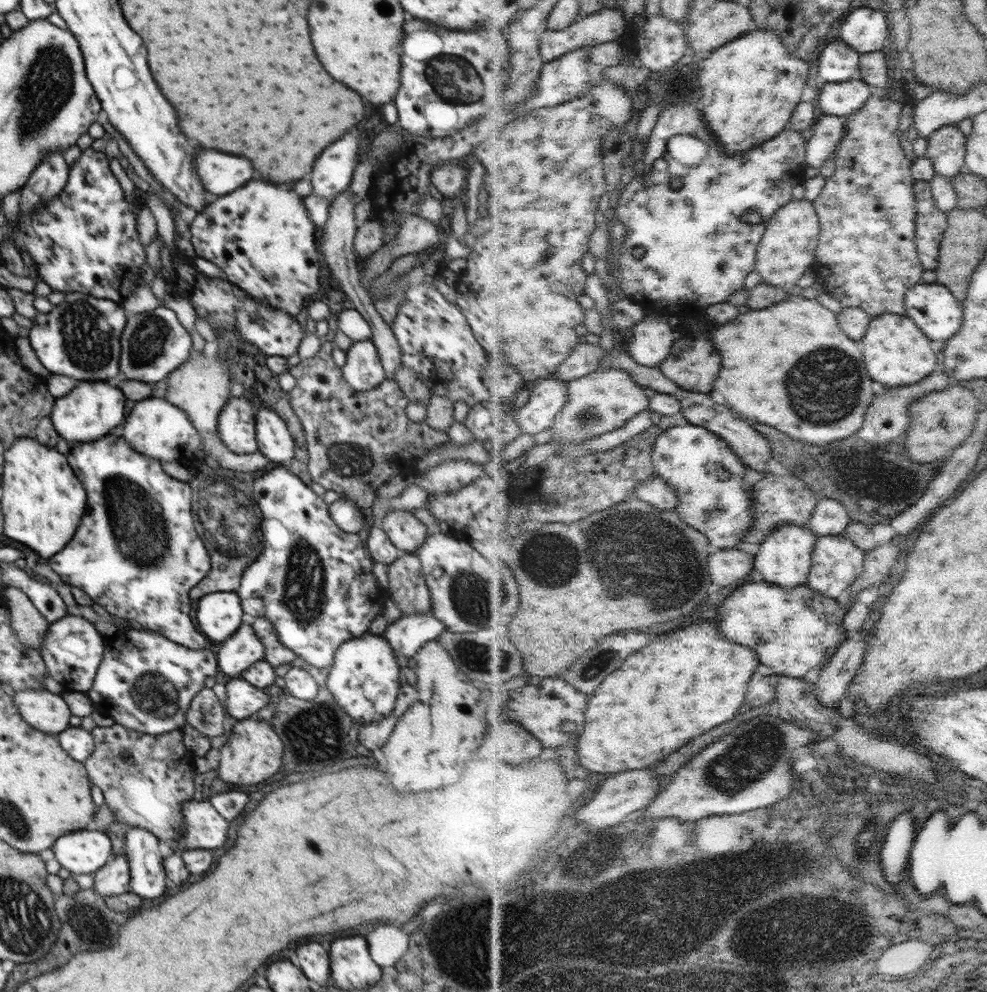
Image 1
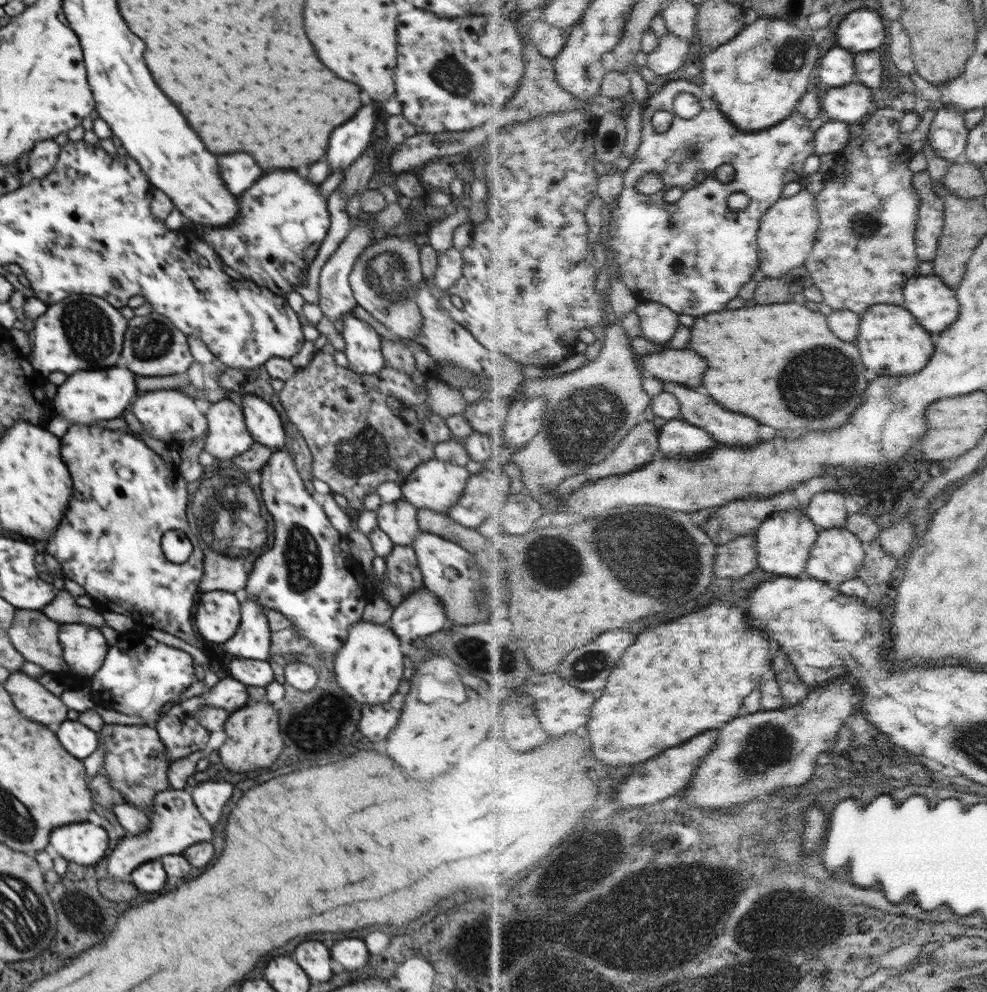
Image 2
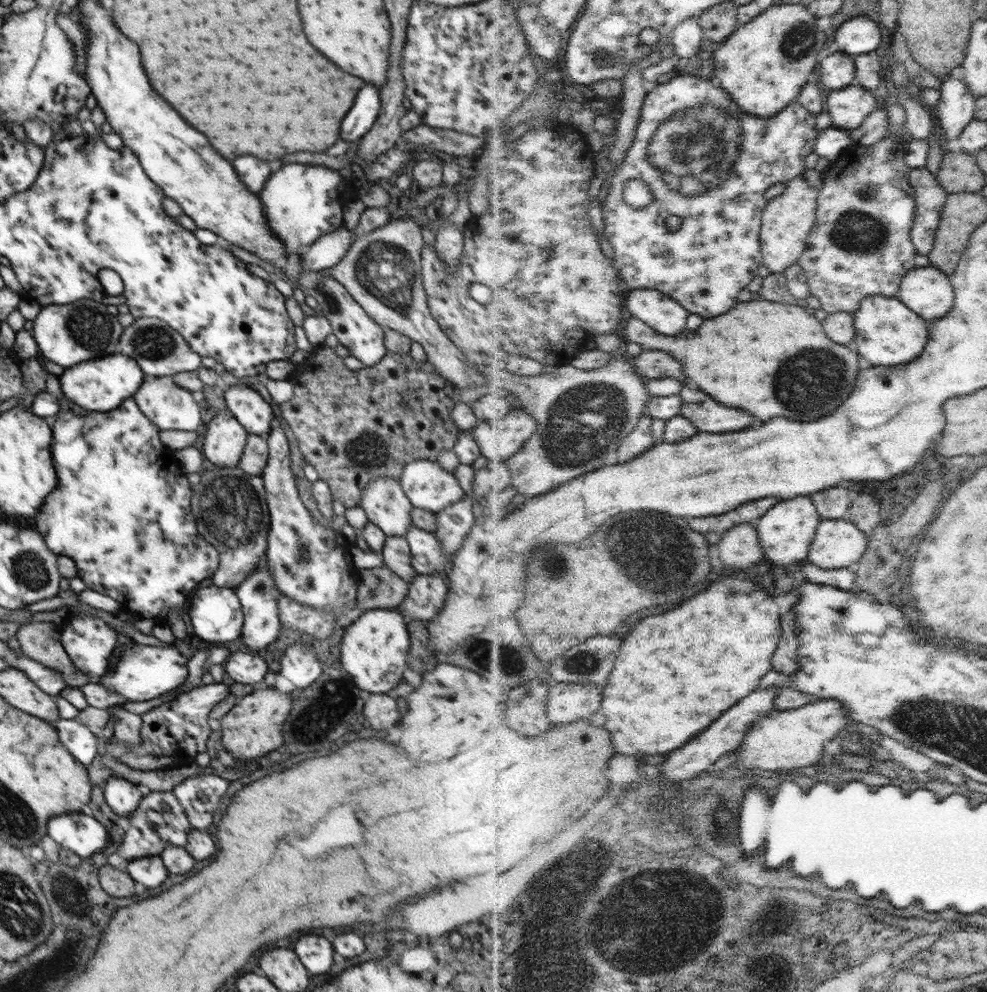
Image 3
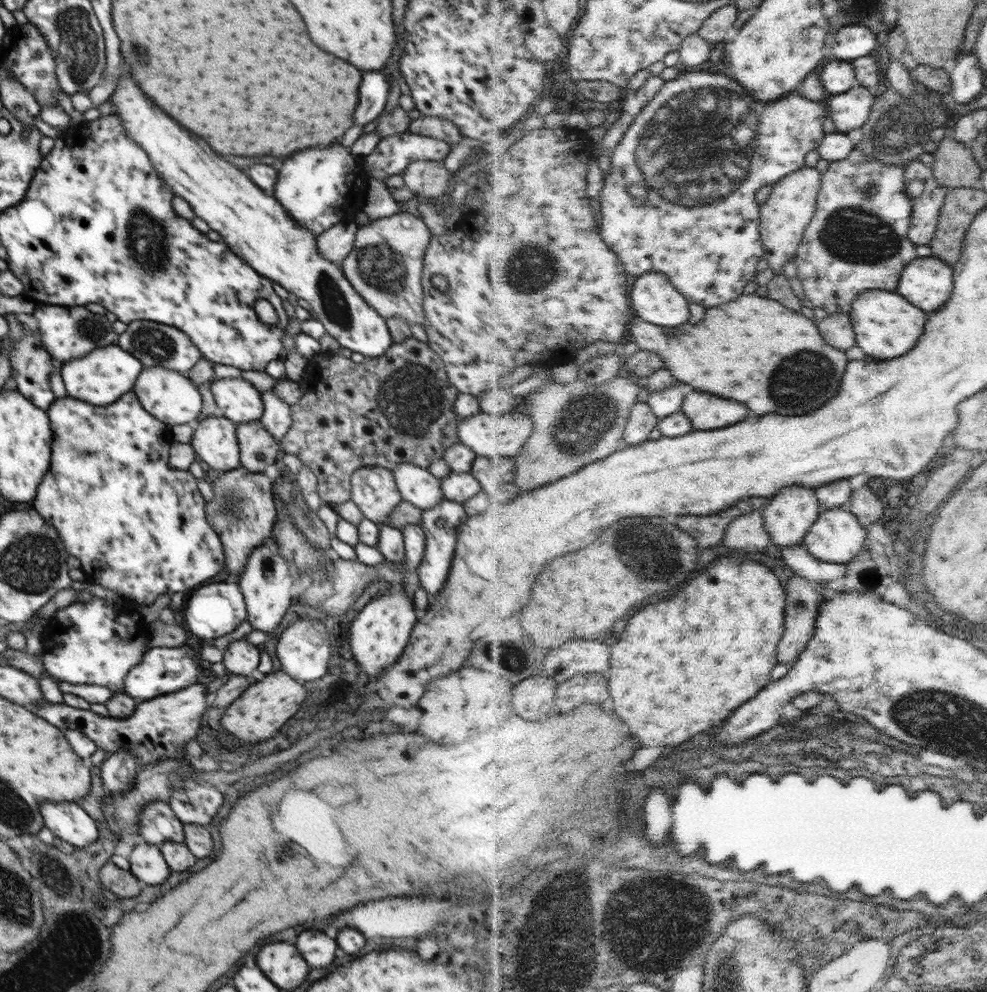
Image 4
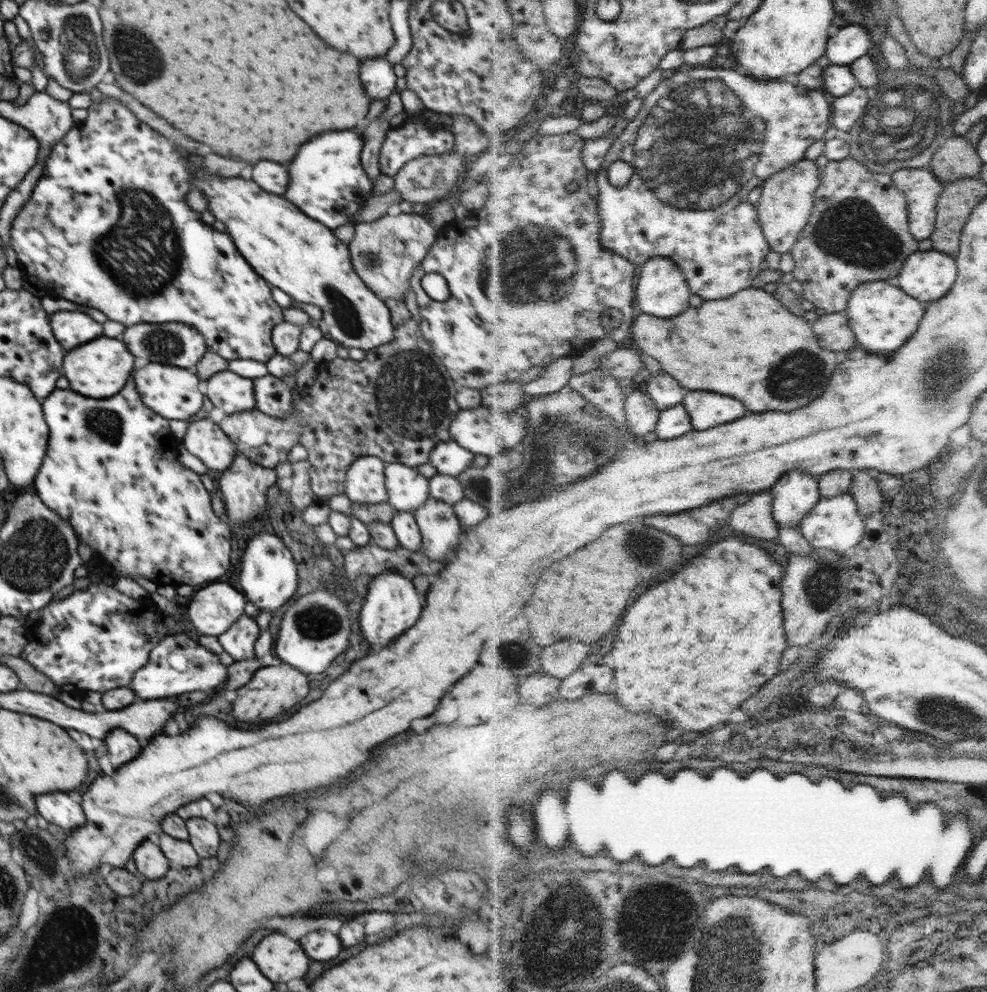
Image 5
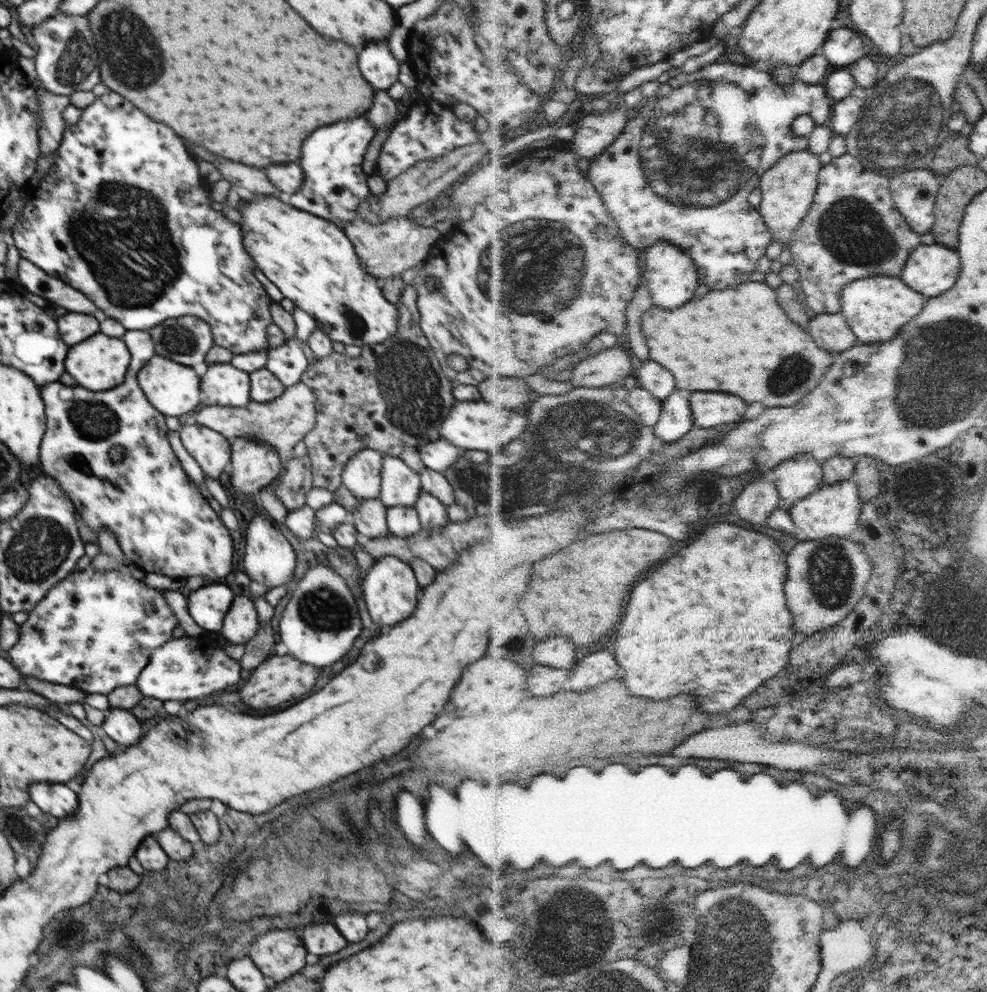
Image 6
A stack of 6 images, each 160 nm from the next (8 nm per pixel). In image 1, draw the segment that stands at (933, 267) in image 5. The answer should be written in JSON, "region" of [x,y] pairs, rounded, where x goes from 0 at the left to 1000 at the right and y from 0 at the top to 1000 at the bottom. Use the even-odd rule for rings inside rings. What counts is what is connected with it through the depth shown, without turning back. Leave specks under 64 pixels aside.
{"region":[[[933,284],[921,294],[919,318],[925,321],[950,349],[965,341],[977,327],[977,309],[974,304],[961,289],[950,284]]]}

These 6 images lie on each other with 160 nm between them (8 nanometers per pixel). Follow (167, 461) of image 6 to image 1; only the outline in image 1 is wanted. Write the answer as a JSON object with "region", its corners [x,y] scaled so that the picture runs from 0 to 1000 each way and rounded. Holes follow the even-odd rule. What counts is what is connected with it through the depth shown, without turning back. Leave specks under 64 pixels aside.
{"region":[[[112,435],[93,446],[75,447],[69,456],[68,466],[87,496],[87,516],[86,519],[83,520],[83,525],[81,525],[81,529],[79,529],[79,535],[75,537],[73,544],[68,546],[68,549],[59,558],[48,564],[46,566],[48,570],[61,581],[66,589],[82,593],[81,595],[87,600],[90,600],[95,608],[105,611],[111,619],[126,623],[128,626],[132,627],[138,625],[140,629],[165,639],[168,643],[174,645],[174,647],[179,647],[188,653],[194,653],[195,655],[207,653],[207,651],[211,649],[211,645],[207,643],[207,639],[203,639],[203,635],[197,632],[197,627],[195,627],[195,623],[193,622],[193,617],[195,617],[193,595],[195,595],[203,585],[209,583],[211,575],[213,575],[213,560],[211,560],[209,550],[205,548],[203,540],[198,536],[197,520],[195,519],[195,494],[191,488],[172,482],[172,480],[164,474],[161,464],[152,463],[152,461],[148,461],[140,457],[140,455],[134,454],[131,447],[123,441],[122,436]]]}

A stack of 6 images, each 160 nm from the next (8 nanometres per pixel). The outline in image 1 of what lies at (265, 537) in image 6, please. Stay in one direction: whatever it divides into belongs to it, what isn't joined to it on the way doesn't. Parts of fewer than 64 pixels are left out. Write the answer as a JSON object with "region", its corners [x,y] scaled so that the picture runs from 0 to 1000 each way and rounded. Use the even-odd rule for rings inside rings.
{"region":[[[245,628],[243,633],[233,642],[227,646],[227,649],[223,651],[221,655],[220,670],[222,675],[225,675],[229,681],[234,683],[243,684],[244,679],[252,672],[257,669],[257,667],[267,665],[268,653],[263,644],[257,637],[254,630]]]}

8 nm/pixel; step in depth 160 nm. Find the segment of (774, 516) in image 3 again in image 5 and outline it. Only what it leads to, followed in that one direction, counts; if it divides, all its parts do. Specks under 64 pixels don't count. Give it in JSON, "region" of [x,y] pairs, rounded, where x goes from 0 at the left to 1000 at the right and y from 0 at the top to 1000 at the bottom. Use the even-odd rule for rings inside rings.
{"region":[[[800,475],[782,494],[784,520],[791,530],[811,531],[834,503],[830,481],[817,475]]]}

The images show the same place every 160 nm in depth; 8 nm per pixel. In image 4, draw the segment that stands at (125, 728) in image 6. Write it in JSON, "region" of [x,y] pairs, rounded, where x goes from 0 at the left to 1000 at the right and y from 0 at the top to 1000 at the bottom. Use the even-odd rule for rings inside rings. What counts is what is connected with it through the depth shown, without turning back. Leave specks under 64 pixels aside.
{"region":[[[129,756],[111,759],[101,776],[105,792],[112,800],[129,798],[137,792],[140,772],[138,763]]]}

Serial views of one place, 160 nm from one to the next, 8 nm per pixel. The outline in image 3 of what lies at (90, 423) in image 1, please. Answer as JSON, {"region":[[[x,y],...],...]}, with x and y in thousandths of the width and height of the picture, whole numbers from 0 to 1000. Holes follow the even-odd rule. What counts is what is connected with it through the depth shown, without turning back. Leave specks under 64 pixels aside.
{"region":[[[113,357],[101,363],[81,365],[79,369],[67,371],[67,377],[63,376],[59,381],[69,403],[91,415],[109,415],[120,411],[128,401],[136,399],[146,384],[146,375],[134,361],[126,357]]]}

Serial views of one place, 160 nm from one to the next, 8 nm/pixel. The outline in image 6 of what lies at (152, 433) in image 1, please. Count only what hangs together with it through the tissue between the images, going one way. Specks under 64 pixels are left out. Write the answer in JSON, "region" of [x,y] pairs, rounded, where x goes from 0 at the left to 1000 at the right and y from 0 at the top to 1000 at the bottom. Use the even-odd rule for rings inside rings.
{"region":[[[155,359],[140,374],[140,385],[150,405],[166,419],[184,419],[203,407],[203,382],[196,370],[173,364],[166,359]]]}

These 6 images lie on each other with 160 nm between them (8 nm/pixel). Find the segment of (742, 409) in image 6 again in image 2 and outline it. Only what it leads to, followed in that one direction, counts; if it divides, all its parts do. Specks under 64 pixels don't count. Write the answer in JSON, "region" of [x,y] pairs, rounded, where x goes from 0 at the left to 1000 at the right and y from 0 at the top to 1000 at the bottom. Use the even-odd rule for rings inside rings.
{"region":[[[674,384],[674,388],[677,395],[688,401],[692,411],[691,421],[718,433],[719,438],[723,438],[723,442],[727,442],[727,446],[734,446],[740,450],[762,450],[762,448],[768,448],[774,444],[774,440],[770,435],[770,425],[766,421],[760,421],[756,417],[746,417],[746,415],[734,411],[732,407],[727,407],[721,399],[715,399],[703,391],[697,391],[697,388],[679,384]]]}

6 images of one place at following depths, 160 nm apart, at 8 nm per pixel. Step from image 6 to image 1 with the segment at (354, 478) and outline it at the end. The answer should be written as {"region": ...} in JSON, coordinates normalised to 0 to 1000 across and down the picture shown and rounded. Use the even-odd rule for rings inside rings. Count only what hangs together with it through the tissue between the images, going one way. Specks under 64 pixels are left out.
{"region":[[[412,514],[393,516],[384,530],[405,556],[419,557],[437,537],[426,524],[422,524]]]}

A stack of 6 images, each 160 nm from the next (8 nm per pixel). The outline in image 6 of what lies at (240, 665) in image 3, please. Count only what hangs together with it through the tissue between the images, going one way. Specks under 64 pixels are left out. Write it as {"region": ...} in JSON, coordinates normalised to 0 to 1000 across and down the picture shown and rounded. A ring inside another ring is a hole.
{"region":[[[249,598],[239,599],[223,637],[231,649],[249,649],[262,634],[262,624],[255,604]]]}

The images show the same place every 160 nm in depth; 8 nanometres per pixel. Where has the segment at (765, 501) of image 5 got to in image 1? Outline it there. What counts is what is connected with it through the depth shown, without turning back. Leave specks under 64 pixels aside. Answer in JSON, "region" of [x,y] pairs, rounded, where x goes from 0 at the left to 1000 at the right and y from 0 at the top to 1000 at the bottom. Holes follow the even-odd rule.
{"region":[[[754,551],[729,552],[719,561],[720,578],[726,589],[740,591],[764,575],[765,559]]]}

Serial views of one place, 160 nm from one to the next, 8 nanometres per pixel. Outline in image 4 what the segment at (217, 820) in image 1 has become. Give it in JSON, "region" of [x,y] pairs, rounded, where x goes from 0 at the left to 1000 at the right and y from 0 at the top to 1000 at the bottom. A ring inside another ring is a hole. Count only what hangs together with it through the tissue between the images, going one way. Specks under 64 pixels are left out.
{"region":[[[154,807],[146,811],[140,820],[141,842],[146,845],[148,854],[161,855],[168,848],[187,849],[185,829],[178,823],[178,820],[166,807]]]}

